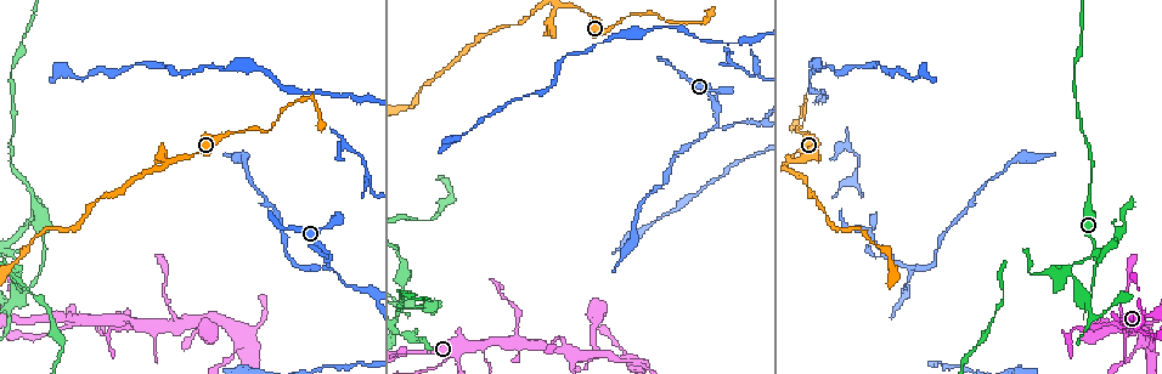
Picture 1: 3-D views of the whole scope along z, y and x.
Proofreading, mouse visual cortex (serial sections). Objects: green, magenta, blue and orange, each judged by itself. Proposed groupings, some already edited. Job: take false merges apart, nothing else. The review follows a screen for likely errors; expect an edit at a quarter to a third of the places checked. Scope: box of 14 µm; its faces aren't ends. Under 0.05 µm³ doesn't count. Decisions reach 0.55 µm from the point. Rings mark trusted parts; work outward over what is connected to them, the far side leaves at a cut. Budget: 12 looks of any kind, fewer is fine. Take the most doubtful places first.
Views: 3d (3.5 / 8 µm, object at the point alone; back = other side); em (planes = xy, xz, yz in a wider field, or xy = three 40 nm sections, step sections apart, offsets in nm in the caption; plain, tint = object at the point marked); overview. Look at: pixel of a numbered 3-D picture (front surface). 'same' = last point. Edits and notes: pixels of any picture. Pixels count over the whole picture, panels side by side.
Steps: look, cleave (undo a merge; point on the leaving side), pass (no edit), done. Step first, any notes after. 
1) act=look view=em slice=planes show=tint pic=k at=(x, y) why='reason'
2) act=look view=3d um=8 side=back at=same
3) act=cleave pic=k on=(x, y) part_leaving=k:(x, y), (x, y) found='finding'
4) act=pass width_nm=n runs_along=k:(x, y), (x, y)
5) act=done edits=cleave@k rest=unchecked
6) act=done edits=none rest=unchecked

act=look view=3d um=3.5 pic=1 at=(406, 302) why='two arms at a narrow angle'

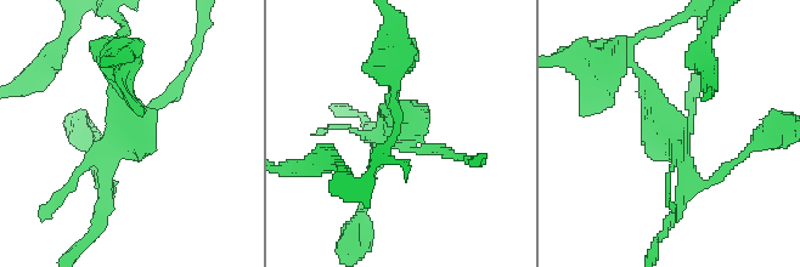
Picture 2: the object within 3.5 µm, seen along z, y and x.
act=look view=em slice=xy step=2 show=tint pic=2 at=(408, 133) arms=4 arm_widths_nm=150,150,200,200

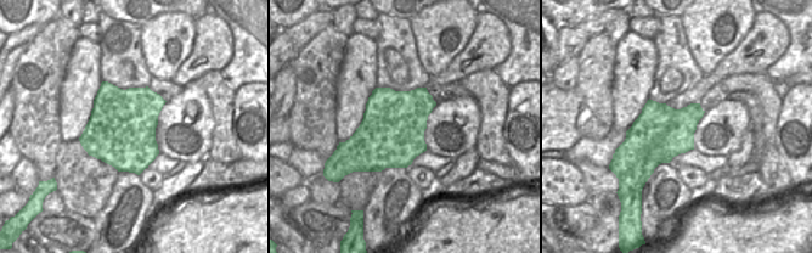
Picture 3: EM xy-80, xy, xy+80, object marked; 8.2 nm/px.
act=cleave pic=2 on=(139, 149) part_leaving=2:(134, 128), (119, 94), (119, 45) found='a second cell is stuck on'

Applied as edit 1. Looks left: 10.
act=look view=overview why='redraw'

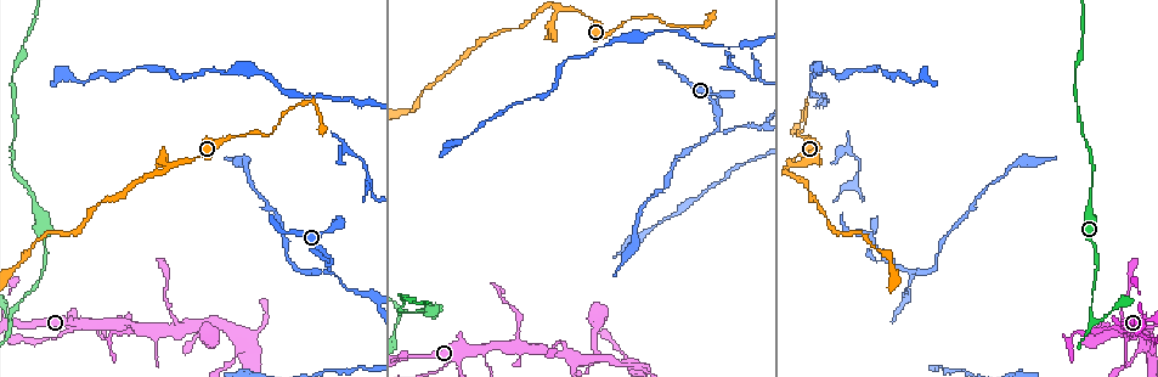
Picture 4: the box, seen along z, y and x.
act=look view=3d um=8 pic=4 at=(329, 271) why='thin neck'

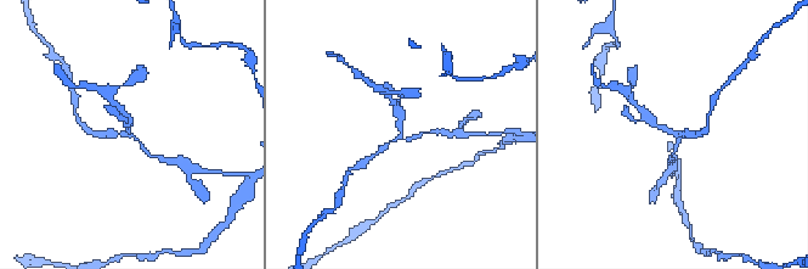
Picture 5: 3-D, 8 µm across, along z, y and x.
act=look view=em slice=xy step=5 show=tint pic=5 at=(400, 135) arms=3 arm_widths_nm=150,200,300

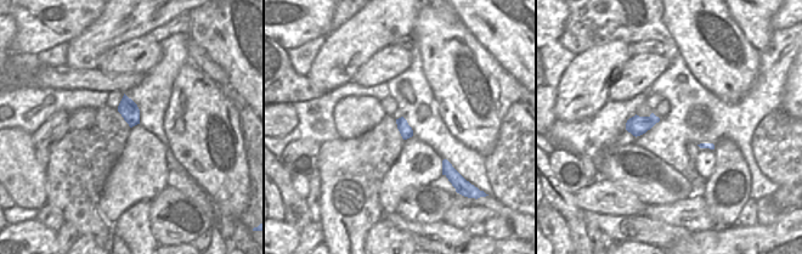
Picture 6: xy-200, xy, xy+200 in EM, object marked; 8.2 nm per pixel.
act=cleave pic=5 on=(107, 134) part_leaving=5:(124, 132), (92, 134), (84, 127) found='a second cell is stuck on'

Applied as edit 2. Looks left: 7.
act=look view=overview

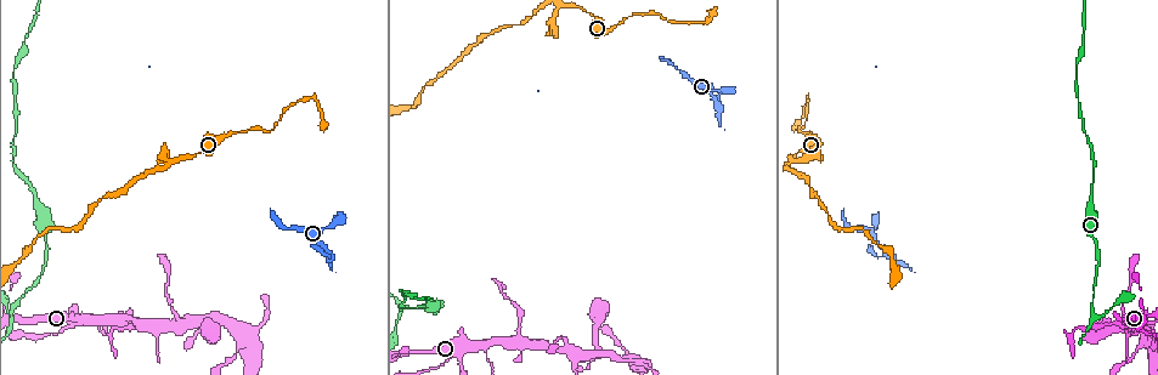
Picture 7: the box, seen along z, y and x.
act=look view=3d um=3.5 pic=7 at=(280, 116) why='sharp bend'

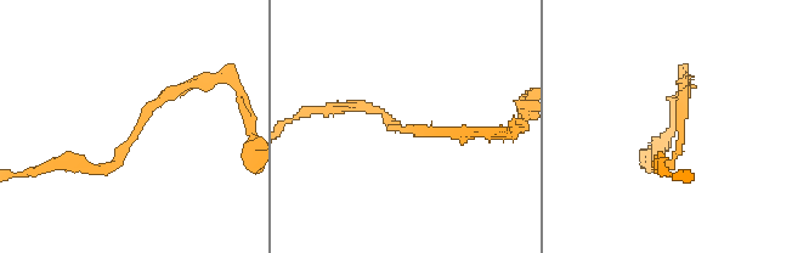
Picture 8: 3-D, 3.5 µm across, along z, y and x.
act=pass arm_widths_nm=150,150 runs_along=8:(79, 167), (116, 167), (142, 118), (194, 85) found='continuous, no second cell'

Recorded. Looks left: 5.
act=look view=3d um=3.5 pic=7 at=(520, 342) why='a fork'

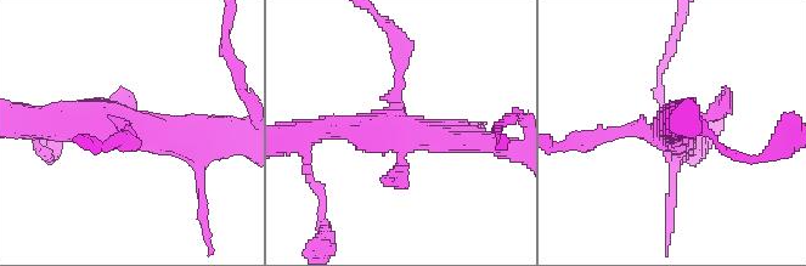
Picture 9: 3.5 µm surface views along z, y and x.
act=look view=em slice=xy step=2 show=tint pic=9 at=(401, 129)

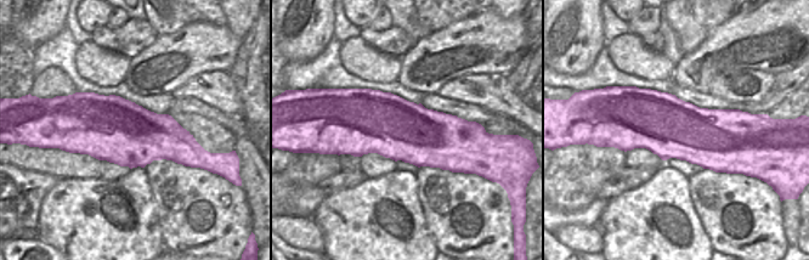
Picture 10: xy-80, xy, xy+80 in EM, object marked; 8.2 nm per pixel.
act=look view=em slice=xy step=3 show=tint at=same

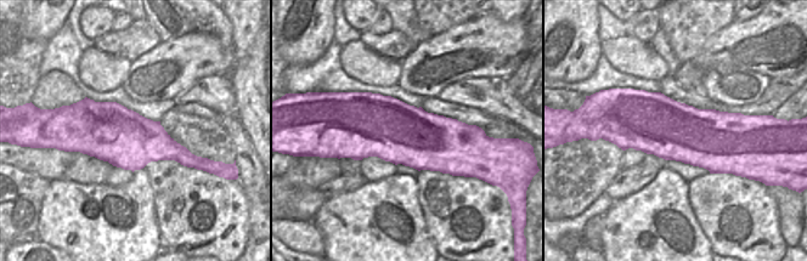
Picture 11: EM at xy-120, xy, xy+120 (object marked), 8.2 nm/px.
act=cleave pic=9 on=(584, 141) width_nm=500 found='a second cell is stuck on'

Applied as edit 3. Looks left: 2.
act=done edits=cleave@2,cleave@5,cleave@9 rest=unchecked

